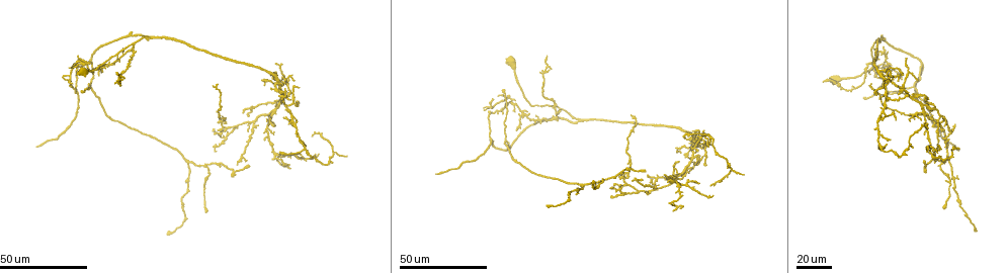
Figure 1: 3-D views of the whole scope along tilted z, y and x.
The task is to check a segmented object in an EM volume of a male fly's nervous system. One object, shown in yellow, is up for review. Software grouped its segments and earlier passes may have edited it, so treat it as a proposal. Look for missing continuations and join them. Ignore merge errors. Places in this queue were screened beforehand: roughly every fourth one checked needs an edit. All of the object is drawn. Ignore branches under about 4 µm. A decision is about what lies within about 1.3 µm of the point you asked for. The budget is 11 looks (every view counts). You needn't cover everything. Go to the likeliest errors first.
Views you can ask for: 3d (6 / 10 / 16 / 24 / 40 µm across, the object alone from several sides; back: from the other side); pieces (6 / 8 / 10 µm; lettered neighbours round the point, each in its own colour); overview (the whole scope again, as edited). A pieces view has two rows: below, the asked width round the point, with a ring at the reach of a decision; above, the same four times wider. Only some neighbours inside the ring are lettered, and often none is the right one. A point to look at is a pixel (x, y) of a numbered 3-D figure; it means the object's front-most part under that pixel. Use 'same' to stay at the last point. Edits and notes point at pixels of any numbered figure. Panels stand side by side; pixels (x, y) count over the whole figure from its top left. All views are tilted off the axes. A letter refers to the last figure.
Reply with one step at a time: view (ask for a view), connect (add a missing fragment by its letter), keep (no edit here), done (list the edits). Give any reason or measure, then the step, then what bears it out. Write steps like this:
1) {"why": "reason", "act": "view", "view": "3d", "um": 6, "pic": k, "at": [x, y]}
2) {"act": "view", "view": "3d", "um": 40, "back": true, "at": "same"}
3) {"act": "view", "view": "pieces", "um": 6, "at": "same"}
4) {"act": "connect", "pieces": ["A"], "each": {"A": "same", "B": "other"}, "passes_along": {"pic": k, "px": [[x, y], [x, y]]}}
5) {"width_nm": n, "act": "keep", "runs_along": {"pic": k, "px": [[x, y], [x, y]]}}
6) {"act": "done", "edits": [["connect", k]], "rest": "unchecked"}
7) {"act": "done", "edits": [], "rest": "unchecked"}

{"why": "tapers out", "act": "view", "view": "3d", "um": 40, "pic": 1, "at": [68, 69]}

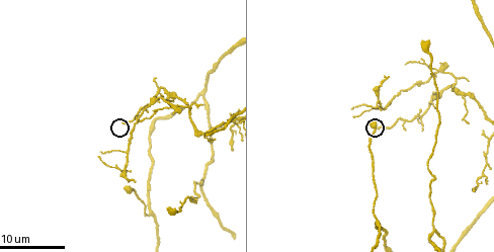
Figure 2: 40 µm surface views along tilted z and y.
{"why": "what lies round it", "act": "view", "view": "pieces", "um": 6, "pic": 2, "at": [123, 123]}

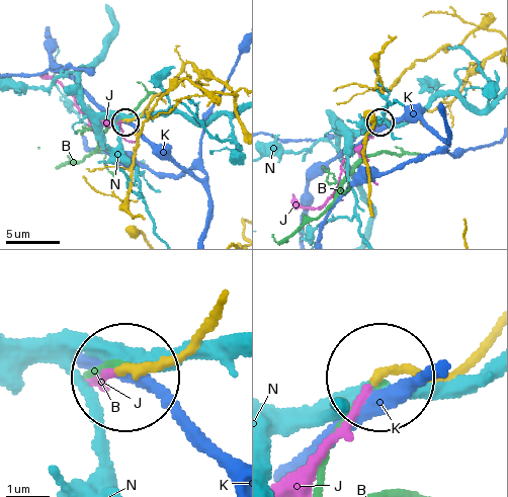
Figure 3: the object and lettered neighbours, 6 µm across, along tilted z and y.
{"width_nm": 180, "act": "connect", "pieces": ["J"], "each": {"B": "other", "J": "same", "K": "other", "N": "other"}, "passes_along": {"pic": 3, "px": [[218, 302], [164, 358], [97, 377]]}, "found": "the neuron continues"}

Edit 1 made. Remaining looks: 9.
{"why": "long arm stops here", "act": "view", "view": "3d", "um": 24, "pic": 1, "at": [436, 174]}

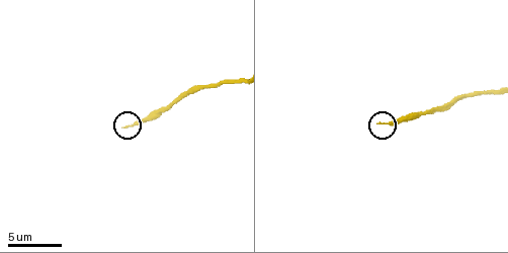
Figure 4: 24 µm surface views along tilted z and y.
{"act": "view", "view": "pieces", "um": 10, "pic": 4, "at": [378, 122]}

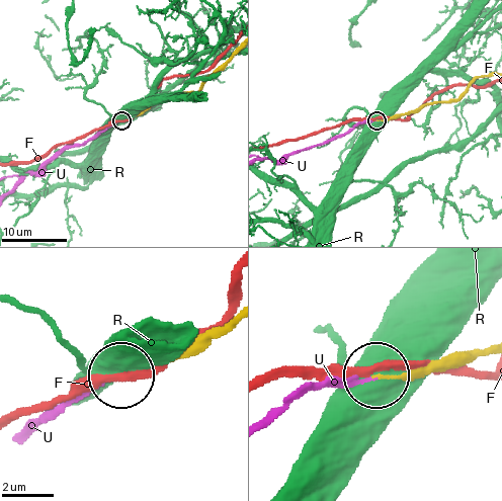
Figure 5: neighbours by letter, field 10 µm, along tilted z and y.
{"act": "connect", "pieces": ["U"], "each": {"F": "other", "R": "other", "U": "same"}, "passes_along": {"pic": 5, "px": [[447, 363], [414, 376], [319, 384], [268, 412]]}, "found": "the neuron continues"}

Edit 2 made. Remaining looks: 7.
{"why": "branch stops here", "act": "view", "view": "3d", "um": 40, "pic": 1, "at": [890, 141]}

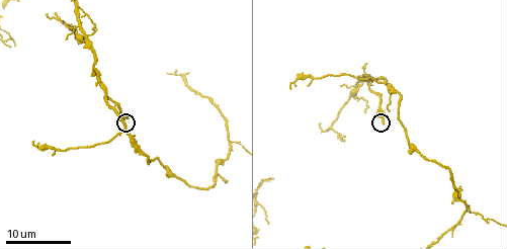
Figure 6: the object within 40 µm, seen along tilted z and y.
{"act": "view", "view": "pieces", "um": 8, "pic": 6, "at": [129, 118]}

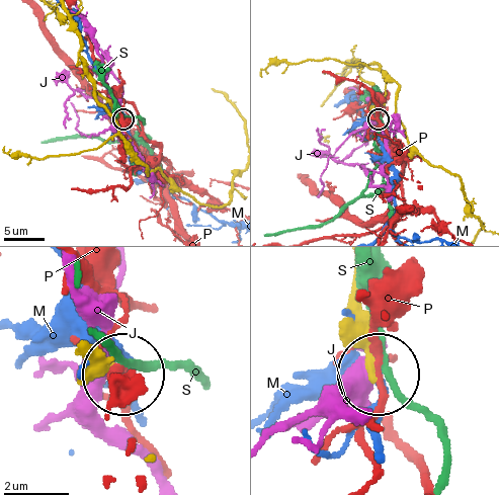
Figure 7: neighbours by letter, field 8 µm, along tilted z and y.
{"width_nm": 220, "act": "keep", "each": {"J": "other", "M": "other", "P": "other", "S": "other"}, "found": "none of them fits"}

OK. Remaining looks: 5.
{"why": "thin end", "act": "view", "view": "3d", "um": 40, "pic": 1, "at": [216, 149]}

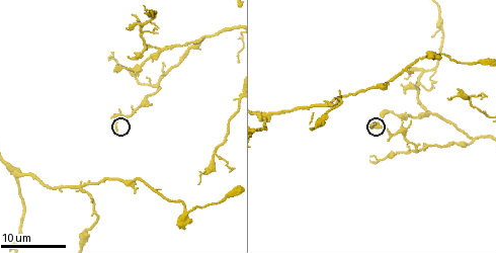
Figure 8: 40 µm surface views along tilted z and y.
{"act": "view", "view": "pieces", "um": 6, "pic": 8, "at": [121, 133]}

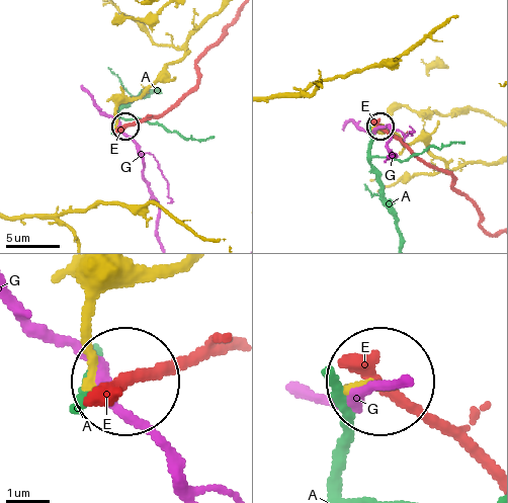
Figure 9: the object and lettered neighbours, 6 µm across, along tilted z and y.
{"act": "keep", "each": {"A": "other", "E": "other", "G": "other"}, "found": "no lettered fragment goes on from it"}

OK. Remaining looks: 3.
{"why": "free end", "act": "view", "view": "3d", "um": 24, "pic": 8, "at": [111, 51]}

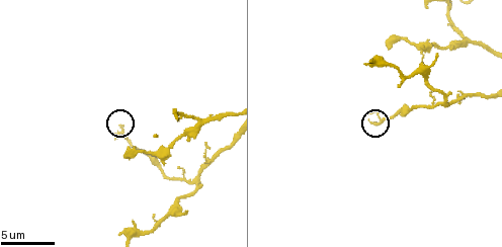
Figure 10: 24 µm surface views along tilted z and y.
{"why": "what lies round it", "act": "view", "view": "pieces", "um": 8, "pic": 10, "at": [119, 126]}

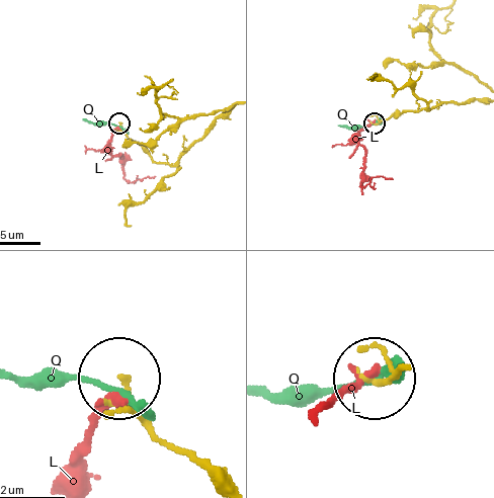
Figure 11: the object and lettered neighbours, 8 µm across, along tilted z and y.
{"act": "keep", "each": {"L": "other", "Q": "other"}, "runs_along": {"pic": 11, "px": [[215, 485], [140, 414], [126, 385]]}, "found": "no lettered fragment goes on from it"}

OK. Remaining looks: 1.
{"act": "done", "edits": [["connect", 3], ["connect", 5]], "rest": "unchecked"}

